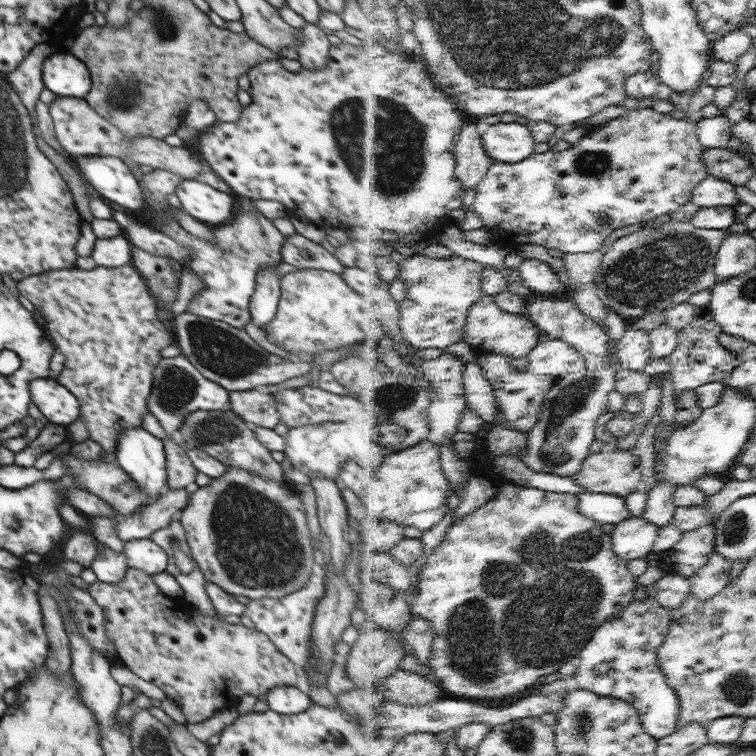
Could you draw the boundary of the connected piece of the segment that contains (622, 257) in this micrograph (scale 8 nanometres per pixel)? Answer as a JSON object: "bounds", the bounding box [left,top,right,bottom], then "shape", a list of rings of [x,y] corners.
{"bounds":[596,219,752,317],"shape":[[[692,219],[689,222],[685,221],[668,221],[663,224],[659,228],[647,227],[644,229],[640,229],[634,233],[629,235],[622,235],[619,239],[613,244],[612,248],[606,252],[602,270],[596,274],[596,287],[598,287],[598,293],[600,293],[600,297],[604,299],[604,302],[607,306],[611,307],[614,311],[619,314],[625,314],[625,316],[636,316],[642,317],[646,316],[646,314],[650,314],[650,312],[659,313],[664,312],[664,310],[671,309],[676,305],[687,303],[690,301],[690,298],[694,296],[694,294],[698,294],[698,292],[702,292],[702,290],[713,289],[716,284],[718,284],[718,271],[716,271],[716,264],[718,264],[718,256],[720,254],[721,248],[723,247],[724,241],[728,238],[728,233],[730,231],[738,231],[738,233],[750,233],[752,230],[748,227],[748,224],[745,223],[736,223],[732,228],[722,230],[716,228],[700,228]]]}

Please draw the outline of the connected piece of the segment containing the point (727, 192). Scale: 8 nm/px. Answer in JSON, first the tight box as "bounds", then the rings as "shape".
{"bounds":[693,174,741,207],"shape":[[[712,174],[696,188],[693,202],[700,207],[741,204],[736,185]]]}

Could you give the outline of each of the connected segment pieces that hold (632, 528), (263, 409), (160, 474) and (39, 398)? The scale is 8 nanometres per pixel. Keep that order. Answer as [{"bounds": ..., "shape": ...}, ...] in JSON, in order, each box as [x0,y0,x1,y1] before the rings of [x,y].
[{"bounds":[609,517,662,562],"shape":[[[633,517],[627,522],[616,525],[609,536],[615,545],[615,551],[629,562],[636,558],[650,556],[656,548],[662,528],[645,517]]]},{"bounds":[229,389,281,429],"shape":[[[263,389],[229,392],[229,404],[249,425],[273,429],[281,421],[275,396]]]},{"bounds":[115,427,168,502],"shape":[[[144,427],[120,429],[115,445],[116,464],[148,493],[151,502],[156,501],[168,489],[168,474],[163,440],[153,436]]]},{"bounds":[29,378,80,426],"shape":[[[38,378],[29,384],[31,402],[50,423],[69,426],[80,415],[79,401],[56,379]]]}]

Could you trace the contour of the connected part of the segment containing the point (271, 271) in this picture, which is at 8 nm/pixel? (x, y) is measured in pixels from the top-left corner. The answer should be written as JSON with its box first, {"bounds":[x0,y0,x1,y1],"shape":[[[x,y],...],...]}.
{"bounds":[248,266,280,329],"shape":[[[264,266],[264,270],[258,270],[256,288],[248,306],[254,326],[264,329],[264,326],[271,322],[276,316],[280,295],[280,276],[277,273],[277,266],[270,268]]]}

